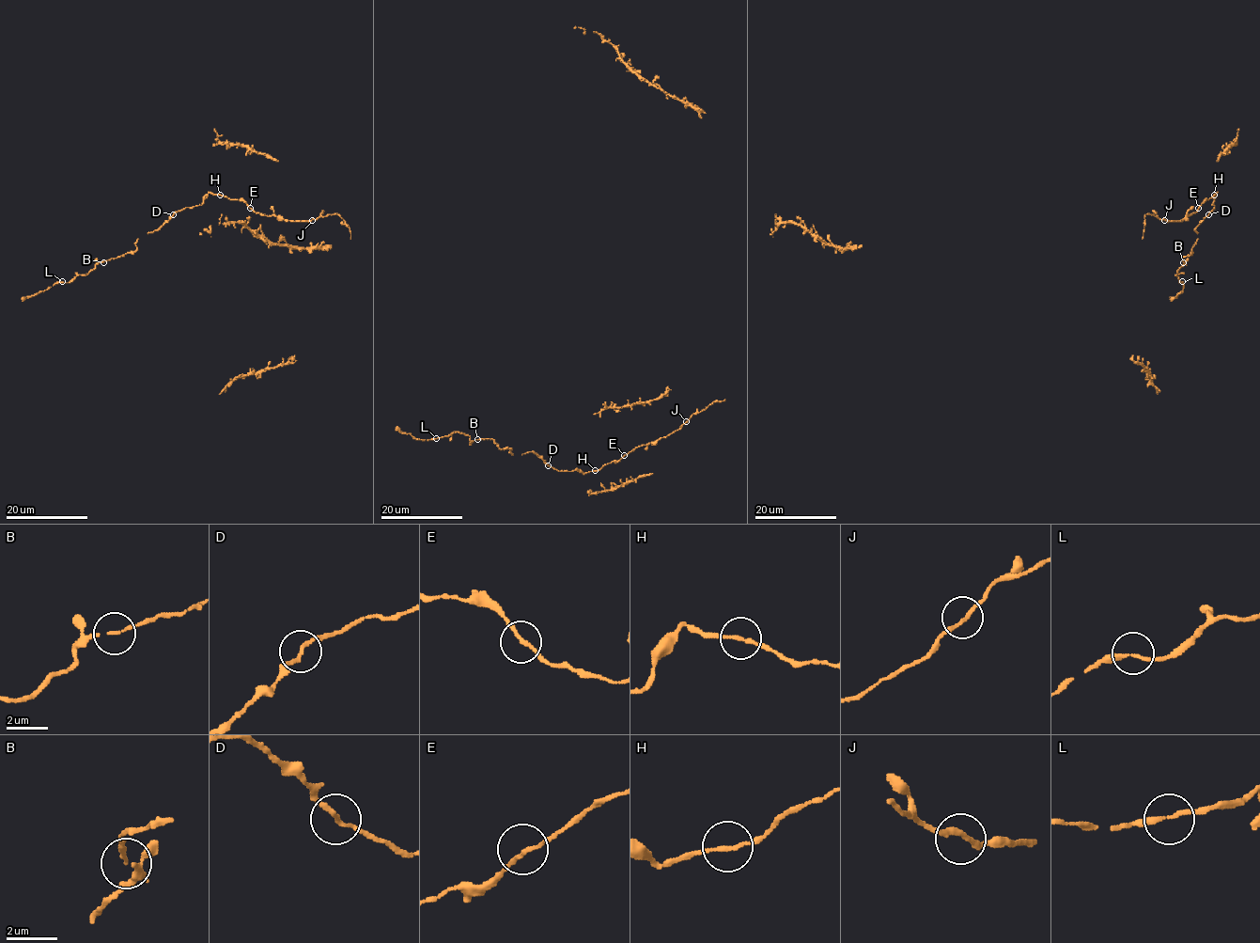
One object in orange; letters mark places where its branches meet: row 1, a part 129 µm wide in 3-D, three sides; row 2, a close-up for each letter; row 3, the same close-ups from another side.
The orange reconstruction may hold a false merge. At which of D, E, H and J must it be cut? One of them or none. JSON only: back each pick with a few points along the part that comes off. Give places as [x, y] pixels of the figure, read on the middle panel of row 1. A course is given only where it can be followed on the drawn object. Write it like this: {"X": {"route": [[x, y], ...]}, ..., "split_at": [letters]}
{"split_at": []}

